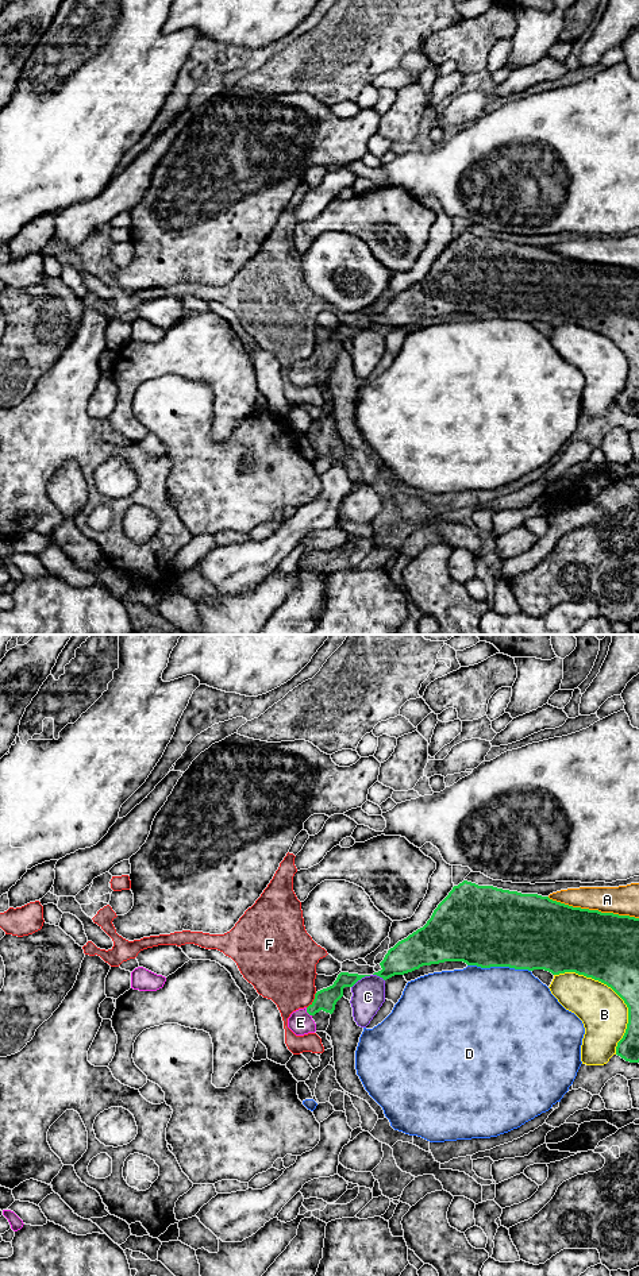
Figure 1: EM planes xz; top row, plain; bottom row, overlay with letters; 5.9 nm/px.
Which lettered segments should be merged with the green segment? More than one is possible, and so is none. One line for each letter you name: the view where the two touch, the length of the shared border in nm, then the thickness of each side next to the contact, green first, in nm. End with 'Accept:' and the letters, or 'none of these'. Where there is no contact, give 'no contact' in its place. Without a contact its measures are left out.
E: xz | 70 nm | 130/150 nm
Accept: E

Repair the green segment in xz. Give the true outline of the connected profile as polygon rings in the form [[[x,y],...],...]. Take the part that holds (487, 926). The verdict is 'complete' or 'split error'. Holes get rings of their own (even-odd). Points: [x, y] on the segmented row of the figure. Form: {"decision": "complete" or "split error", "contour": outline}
{"decision": "complete", "contour": [[[463,880],[453,887],[423,928],[388,951],[380,963],[382,969],[373,975],[386,980],[394,975],[419,969],[423,965],[444,961],[463,961],[467,965],[481,968],[544,969],[553,975],[576,972],[607,984],[628,1007],[627,1029],[617,1042],[616,1055],[625,1061],[639,1063],[639,918],[573,907],[538,894],[521,894]]]}

